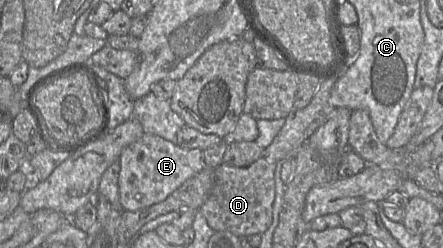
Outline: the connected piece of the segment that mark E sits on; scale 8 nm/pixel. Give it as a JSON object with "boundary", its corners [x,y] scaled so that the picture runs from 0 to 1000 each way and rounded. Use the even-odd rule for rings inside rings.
{"boundary":[[[325,536],[269,629],[269,790],[275,851],[309,851],[372,806],[420,726],[463,677],[458,605],[415,601],[361,548]]]}

